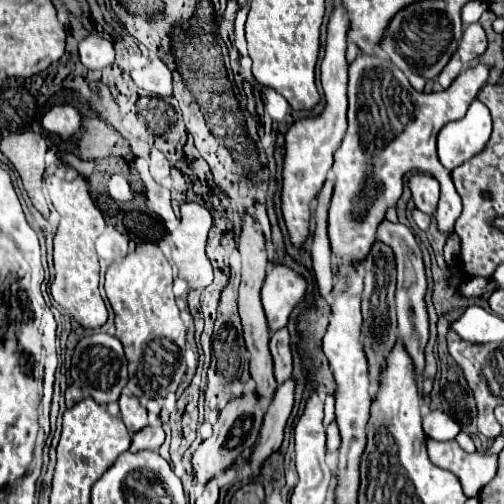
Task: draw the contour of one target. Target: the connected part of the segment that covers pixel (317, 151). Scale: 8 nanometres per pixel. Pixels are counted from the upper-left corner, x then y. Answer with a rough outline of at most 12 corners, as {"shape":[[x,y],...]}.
{"shape":[[348,19],[328,23],[326,105],[286,131],[282,215],[302,249],[346,135]]}

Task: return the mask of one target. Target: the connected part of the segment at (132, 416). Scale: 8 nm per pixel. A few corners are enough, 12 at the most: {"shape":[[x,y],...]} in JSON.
{"shape":[[122,395],[122,421],[130,433],[148,425],[146,409],[132,395]]}

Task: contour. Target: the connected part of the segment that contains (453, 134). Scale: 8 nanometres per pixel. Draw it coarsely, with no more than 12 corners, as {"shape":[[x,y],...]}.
{"shape":[[475,99],[438,135],[440,163],[452,171],[484,151],[492,117]]}

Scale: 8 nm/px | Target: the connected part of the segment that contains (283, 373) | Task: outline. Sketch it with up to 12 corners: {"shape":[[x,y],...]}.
{"shape":[[272,333],[270,353],[278,385],[292,375],[290,335]]}

